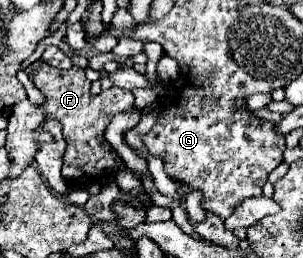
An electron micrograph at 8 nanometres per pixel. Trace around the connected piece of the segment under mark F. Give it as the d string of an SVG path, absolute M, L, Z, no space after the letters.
M42 64L32 76L34 86L44 94L46 102L42 104L46 118L58 120L66 138L66 152L62 156L62 176L66 182L104 182L110 174L114 174L116 158L110 152L110 144L104 140L104 130L110 118L116 112L126 112L132 108L132 92L122 88L102 90L98 96L90 94L90 80L84 76L84 70L72 66L70 70L52 68Z

